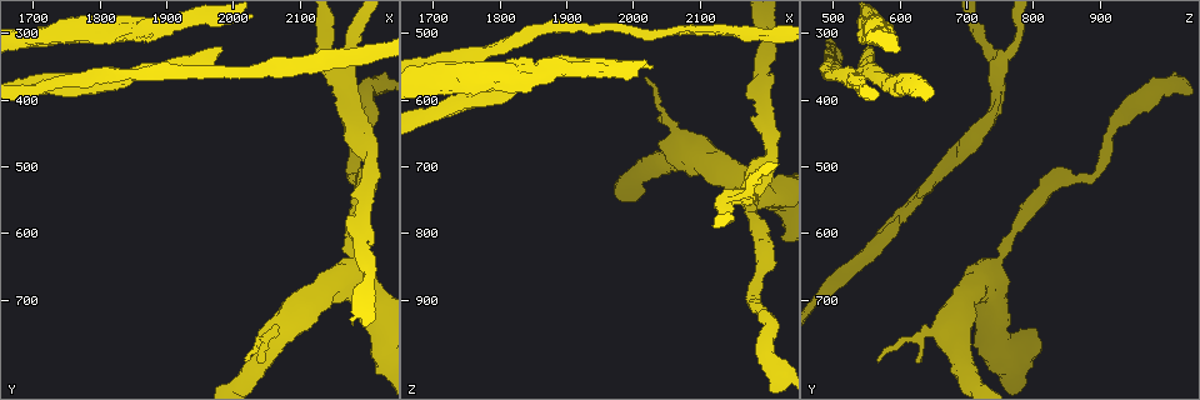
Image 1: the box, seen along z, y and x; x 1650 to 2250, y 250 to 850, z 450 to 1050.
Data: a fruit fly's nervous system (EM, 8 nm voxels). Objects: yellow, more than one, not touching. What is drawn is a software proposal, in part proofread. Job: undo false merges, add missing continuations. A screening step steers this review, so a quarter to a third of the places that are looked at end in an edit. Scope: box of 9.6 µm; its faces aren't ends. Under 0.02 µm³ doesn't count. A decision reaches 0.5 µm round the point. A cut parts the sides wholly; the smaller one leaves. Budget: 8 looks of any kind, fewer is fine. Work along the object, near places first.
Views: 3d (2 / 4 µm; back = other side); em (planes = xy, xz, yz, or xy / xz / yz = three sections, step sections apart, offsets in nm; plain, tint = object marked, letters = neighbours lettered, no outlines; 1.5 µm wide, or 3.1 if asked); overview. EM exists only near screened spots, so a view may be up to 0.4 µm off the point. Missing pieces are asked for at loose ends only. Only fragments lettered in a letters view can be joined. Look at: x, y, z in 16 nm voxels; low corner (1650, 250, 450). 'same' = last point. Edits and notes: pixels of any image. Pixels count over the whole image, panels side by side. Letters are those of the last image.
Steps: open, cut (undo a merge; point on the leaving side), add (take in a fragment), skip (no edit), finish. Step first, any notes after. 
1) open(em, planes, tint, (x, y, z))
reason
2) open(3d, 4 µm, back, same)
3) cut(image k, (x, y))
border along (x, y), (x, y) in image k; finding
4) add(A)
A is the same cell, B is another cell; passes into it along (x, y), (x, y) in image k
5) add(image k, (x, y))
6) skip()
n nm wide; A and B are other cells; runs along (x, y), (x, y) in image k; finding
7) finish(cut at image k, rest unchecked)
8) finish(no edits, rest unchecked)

open(3d, 2 µm, (1980, 325, 555))
end of a long branch

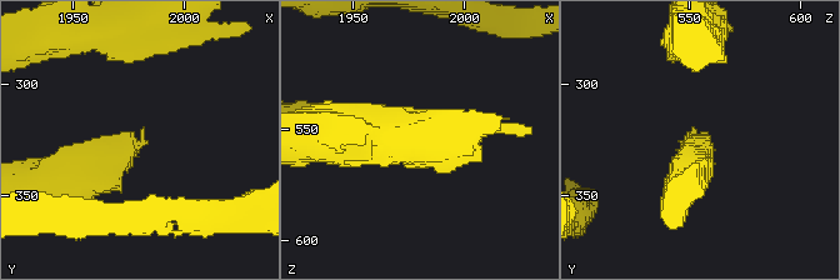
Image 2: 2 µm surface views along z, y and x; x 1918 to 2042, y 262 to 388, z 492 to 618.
open(em, planes, letters, (1985, 327, 557))
now the EM

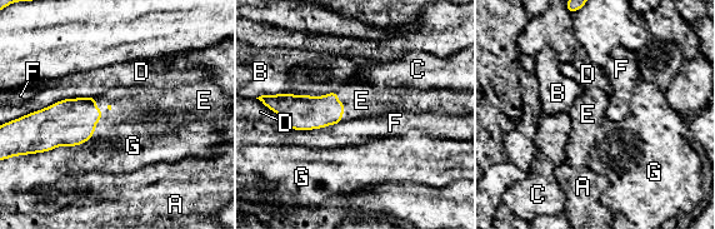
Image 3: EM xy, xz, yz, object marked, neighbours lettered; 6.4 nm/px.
add(E)
E is the same cell, A, B, C, D, F and G are other cells; passes into it along (71, 122), (100, 118), (129, 104) in image 3; the neuron continues

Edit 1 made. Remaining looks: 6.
open(overview)

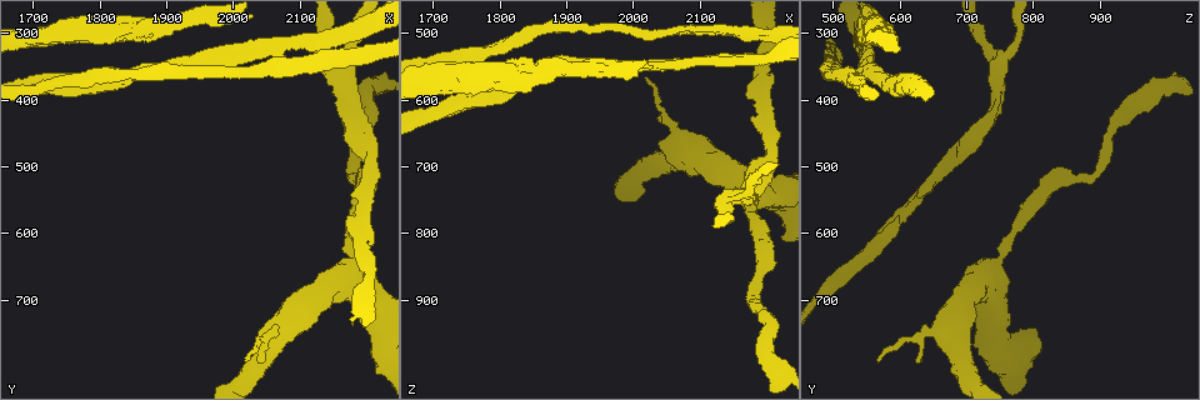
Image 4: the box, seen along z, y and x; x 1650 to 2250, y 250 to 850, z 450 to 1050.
open(3d, 4 µm, (2160, 365, 740))
arms part here

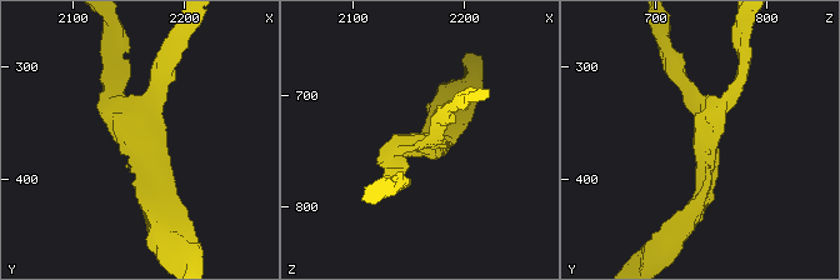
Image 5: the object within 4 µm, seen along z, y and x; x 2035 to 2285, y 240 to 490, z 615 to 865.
open(em, planes, letters, (2162, 366, 742))
3 arms; arms of 180, 220, 280 nm; now the EM

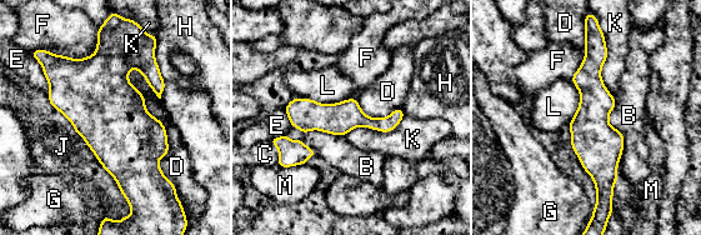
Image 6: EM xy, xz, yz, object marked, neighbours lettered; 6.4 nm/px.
skip()
B, C, D, E, F, G, H, J, K, L and M are other cells; all the same neuron

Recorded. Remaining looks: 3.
open(em, planes, letters, (2185, 650, 750))

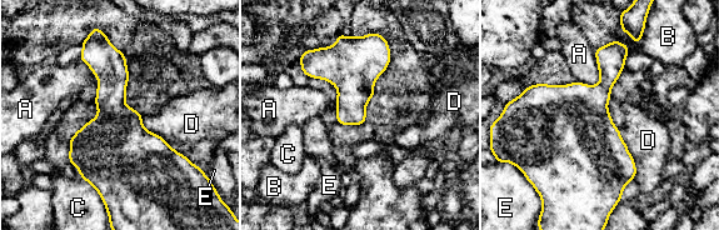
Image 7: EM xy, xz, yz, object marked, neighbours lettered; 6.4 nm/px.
skip()
190 nm wide; A, B, C, D and E are other cells; border along (141, 116), (146, 129), (193, 164) in image 7; all the same neuron

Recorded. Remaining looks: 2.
finish(add at image 3, rest unchecked)

